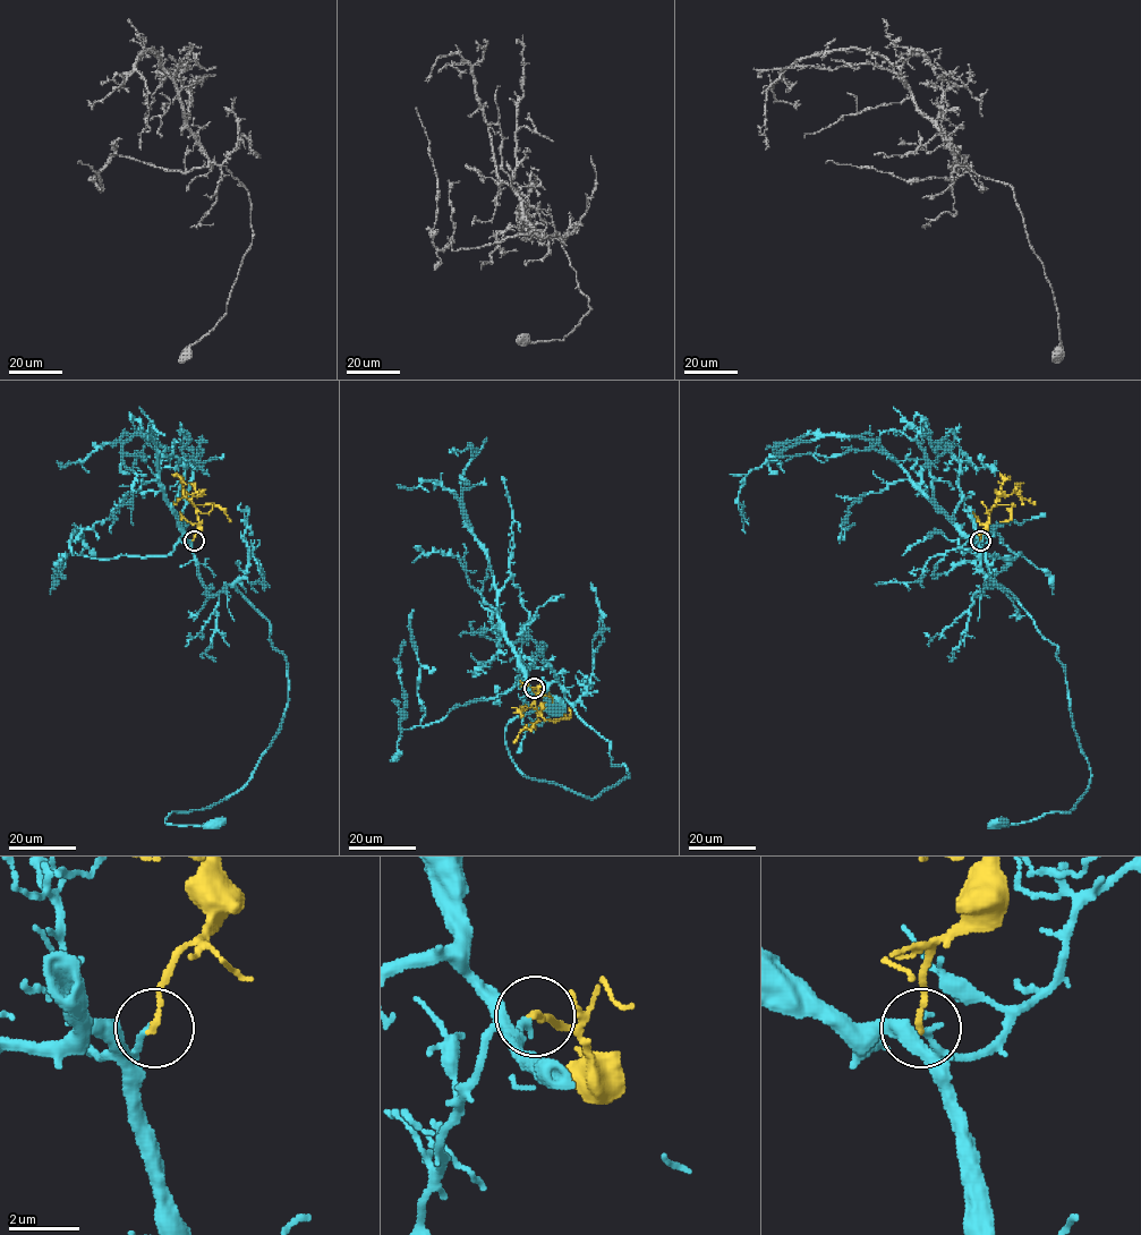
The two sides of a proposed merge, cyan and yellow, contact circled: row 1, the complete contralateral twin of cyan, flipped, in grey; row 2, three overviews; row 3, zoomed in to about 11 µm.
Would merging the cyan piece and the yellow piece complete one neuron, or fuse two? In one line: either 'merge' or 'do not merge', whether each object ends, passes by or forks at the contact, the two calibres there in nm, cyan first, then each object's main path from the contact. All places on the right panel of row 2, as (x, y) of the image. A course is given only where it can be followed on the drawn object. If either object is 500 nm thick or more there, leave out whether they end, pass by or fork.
merge; cyan ends there; yellow ends there; 190 nm thick on the cyan side, 160 nm on the other; cyan runs (980, 541), (987, 578), (973, 595), (988, 585), (1006, 588), (1057, 646), (1090, 777), (1070, 811), (996, 822); yellow runs (980, 541), (997, 499), (1020, 493), (1036, 504)

